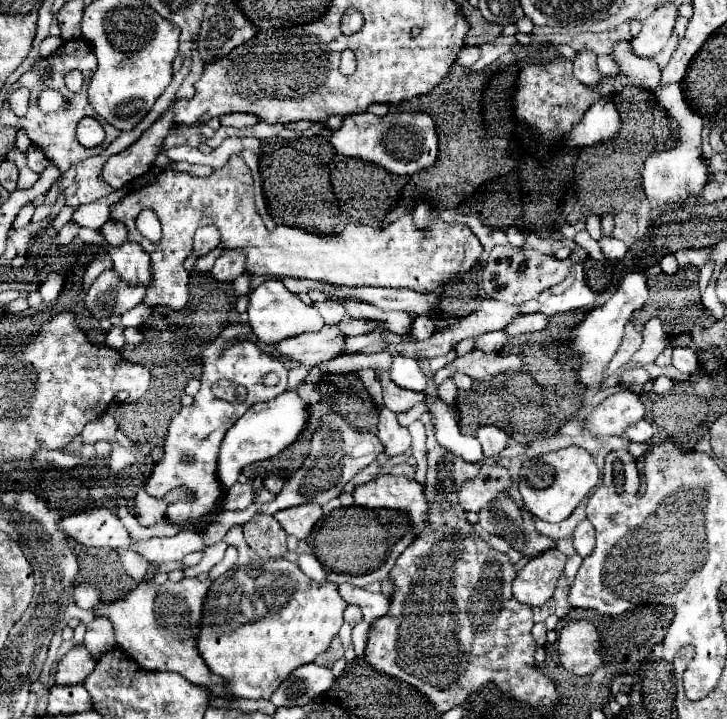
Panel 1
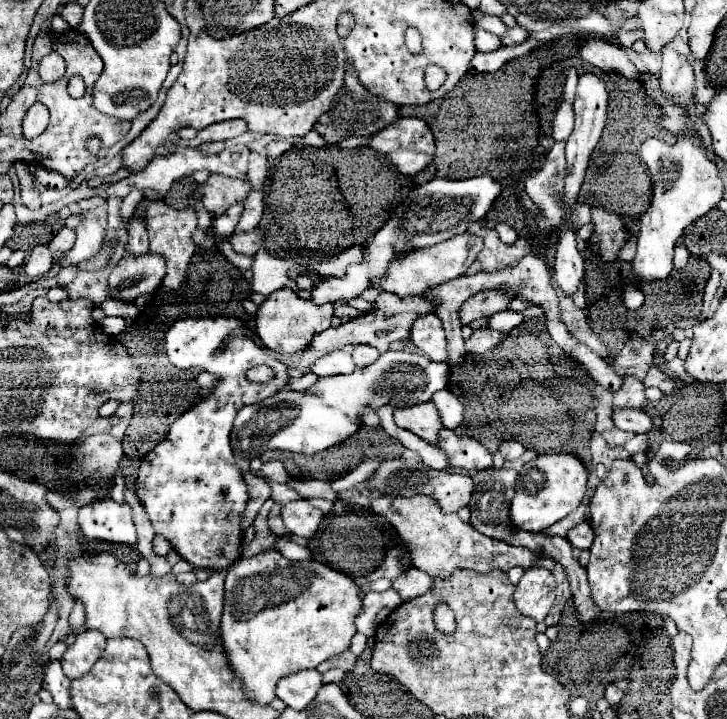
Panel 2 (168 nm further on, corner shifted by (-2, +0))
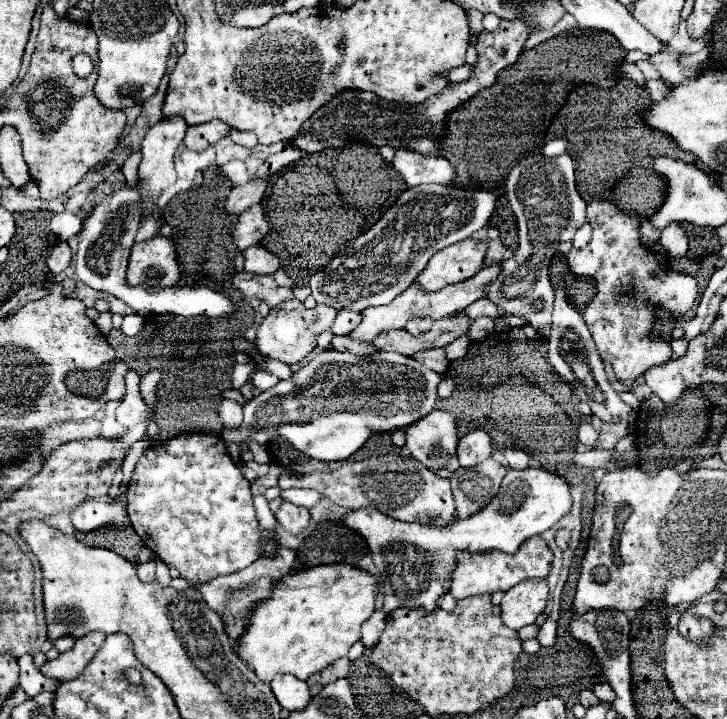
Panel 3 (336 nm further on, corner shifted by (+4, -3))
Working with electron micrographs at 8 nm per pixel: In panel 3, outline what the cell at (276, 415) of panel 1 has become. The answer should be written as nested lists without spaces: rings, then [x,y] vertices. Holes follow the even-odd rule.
[[[322,350],[316,354],[302,370],[294,372],[292,378],[280,380],[274,388],[260,392],[244,406],[244,426],[240,430],[224,430],[222,440],[234,460],[240,460],[242,446],[248,440],[266,444],[276,436],[286,438],[296,450],[324,462],[350,458],[372,434],[404,430],[410,424],[422,420],[436,408],[436,386],[440,384],[440,374],[416,362],[414,358],[402,356],[398,352],[372,352],[366,356],[356,356],[350,352]],[[342,406],[354,406],[354,412],[344,412]]]

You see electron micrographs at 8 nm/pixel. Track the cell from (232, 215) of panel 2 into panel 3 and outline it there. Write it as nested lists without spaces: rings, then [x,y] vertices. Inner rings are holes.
[[[270,176],[266,178],[256,178],[256,180],[250,180],[242,186],[236,186],[232,188],[228,200],[226,200],[226,212],[228,214],[242,214],[250,204],[256,204],[264,198],[264,192],[268,188],[268,182],[270,182]]]

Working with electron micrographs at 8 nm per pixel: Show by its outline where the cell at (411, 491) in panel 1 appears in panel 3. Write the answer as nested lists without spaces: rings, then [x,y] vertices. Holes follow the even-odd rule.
[[[540,536],[526,540],[516,554],[502,554],[502,552],[488,552],[488,554],[474,554],[458,552],[456,570],[450,580],[450,594],[454,598],[470,598],[478,594],[494,594],[498,590],[510,590],[512,586],[520,584],[528,578],[546,578],[552,568],[552,550]]]

